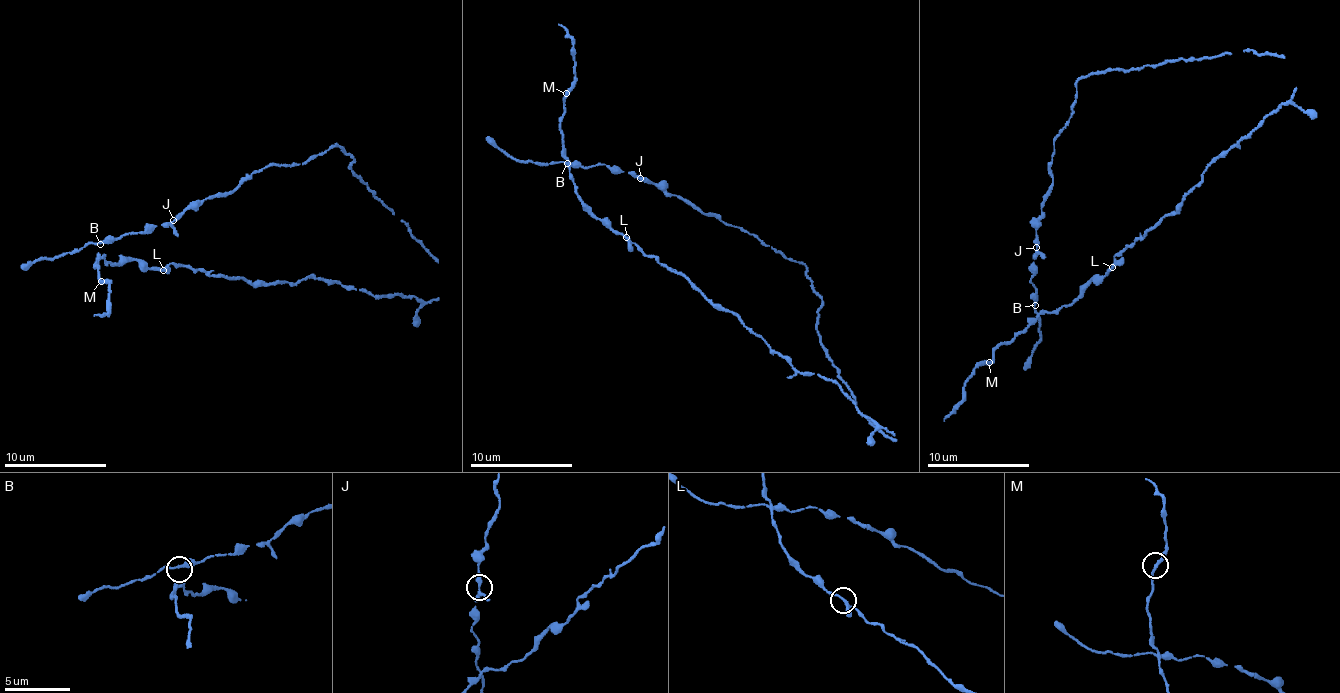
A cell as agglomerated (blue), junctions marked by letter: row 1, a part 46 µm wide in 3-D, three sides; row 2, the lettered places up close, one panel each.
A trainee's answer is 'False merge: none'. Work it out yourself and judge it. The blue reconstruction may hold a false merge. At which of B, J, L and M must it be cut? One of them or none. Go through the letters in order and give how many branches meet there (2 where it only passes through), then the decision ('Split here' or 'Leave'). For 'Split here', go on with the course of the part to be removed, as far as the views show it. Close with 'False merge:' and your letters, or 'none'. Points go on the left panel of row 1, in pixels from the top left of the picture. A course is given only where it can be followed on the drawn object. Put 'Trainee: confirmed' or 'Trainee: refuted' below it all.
B: Branches: 3. Leave
J: Branches: 3. Leave
L: Branches: 3. Leave
M: Branches: 2. Leave
False merge: none
Trainee: confirmed

